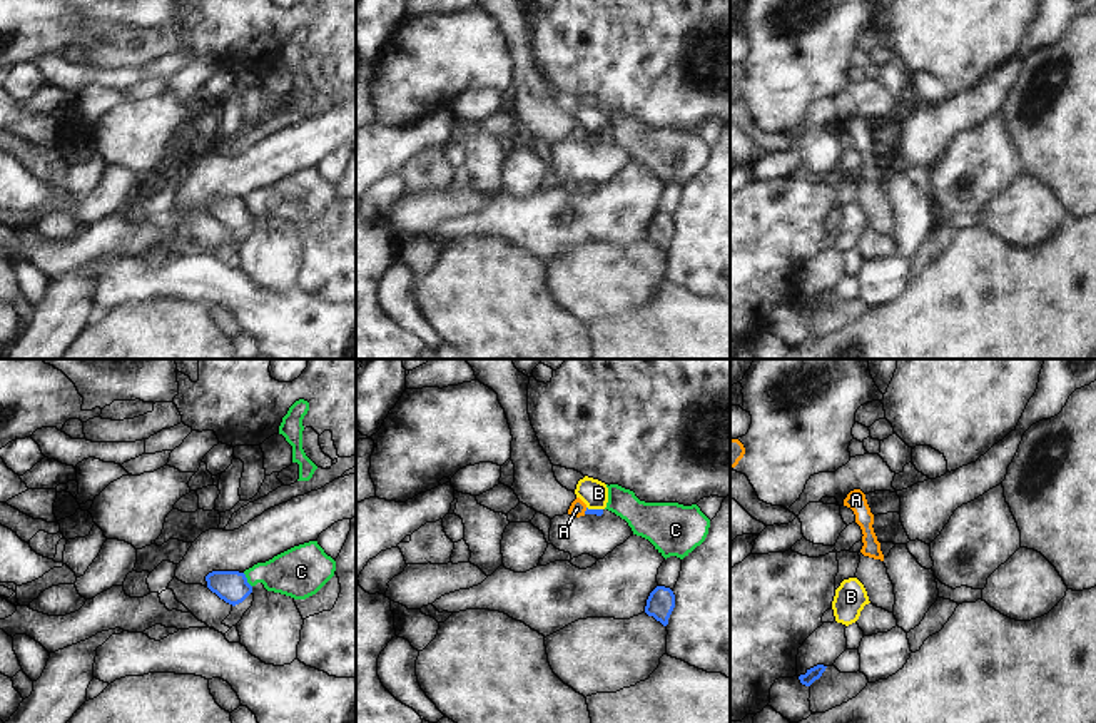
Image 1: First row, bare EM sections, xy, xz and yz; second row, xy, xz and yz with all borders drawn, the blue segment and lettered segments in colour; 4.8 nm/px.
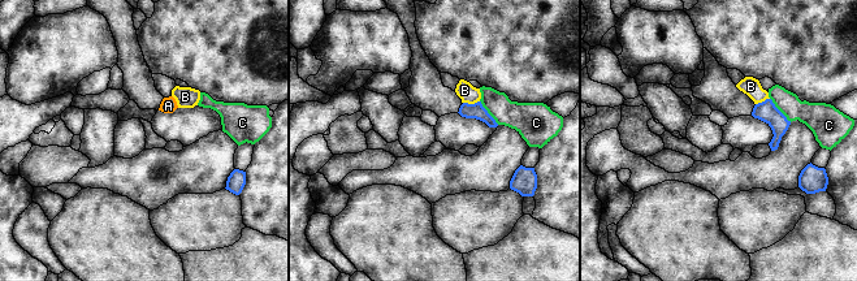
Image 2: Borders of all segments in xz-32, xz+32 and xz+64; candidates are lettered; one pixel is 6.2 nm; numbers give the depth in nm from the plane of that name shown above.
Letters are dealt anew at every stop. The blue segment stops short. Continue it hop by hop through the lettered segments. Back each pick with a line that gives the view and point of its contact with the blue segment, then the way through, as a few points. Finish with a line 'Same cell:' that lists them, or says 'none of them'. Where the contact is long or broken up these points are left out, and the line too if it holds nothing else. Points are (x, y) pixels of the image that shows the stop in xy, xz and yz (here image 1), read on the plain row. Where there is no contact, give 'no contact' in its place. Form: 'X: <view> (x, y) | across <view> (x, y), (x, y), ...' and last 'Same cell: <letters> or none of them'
A: xz (585, 137) | across xz (588, 137), (585, 137), (577, 134)
Same cell: A

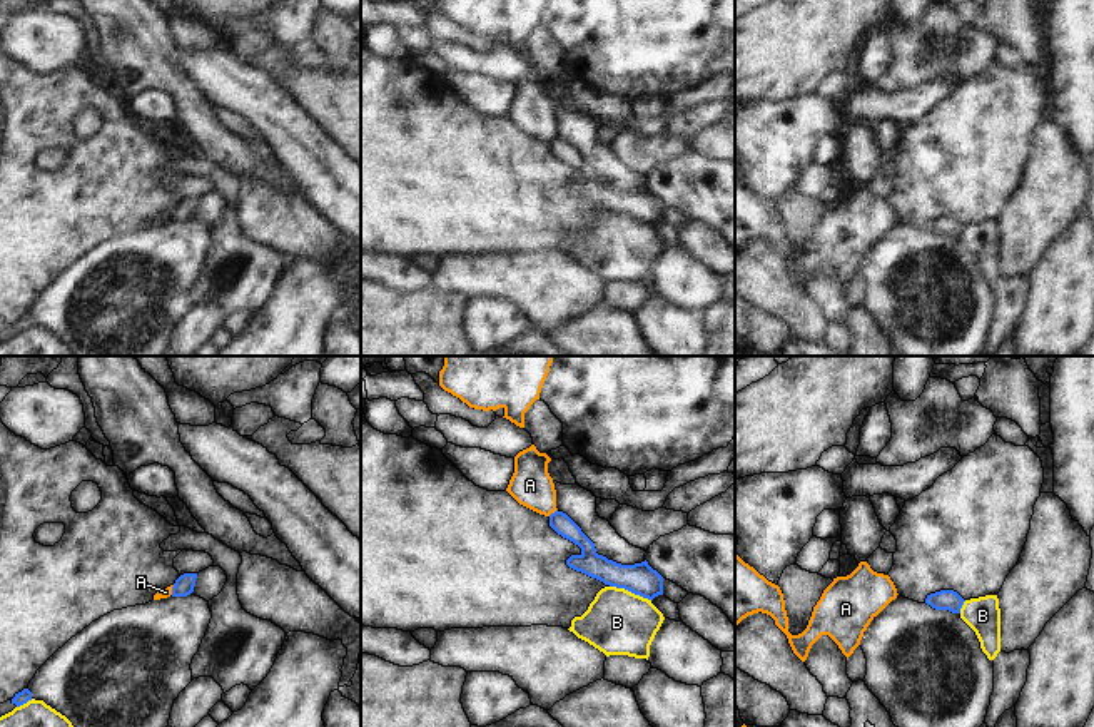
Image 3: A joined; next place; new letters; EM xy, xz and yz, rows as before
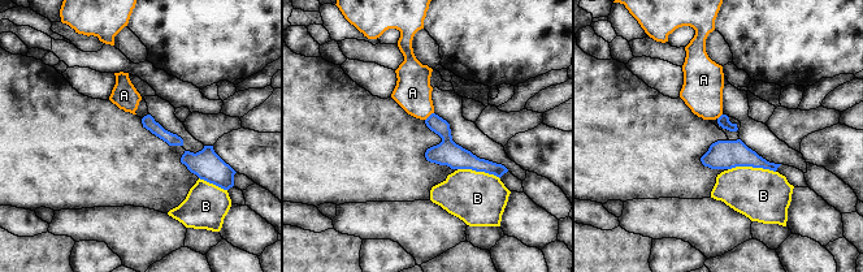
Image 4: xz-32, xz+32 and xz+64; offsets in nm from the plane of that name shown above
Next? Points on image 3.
Same cell: none of them

